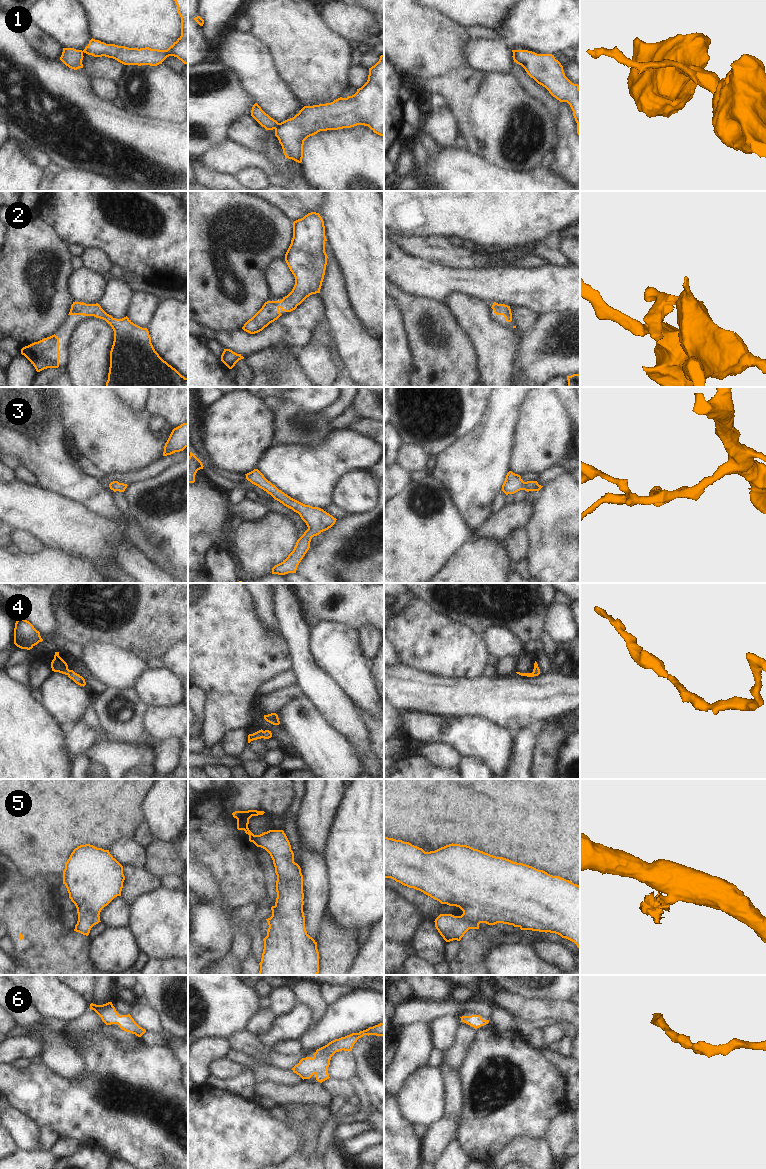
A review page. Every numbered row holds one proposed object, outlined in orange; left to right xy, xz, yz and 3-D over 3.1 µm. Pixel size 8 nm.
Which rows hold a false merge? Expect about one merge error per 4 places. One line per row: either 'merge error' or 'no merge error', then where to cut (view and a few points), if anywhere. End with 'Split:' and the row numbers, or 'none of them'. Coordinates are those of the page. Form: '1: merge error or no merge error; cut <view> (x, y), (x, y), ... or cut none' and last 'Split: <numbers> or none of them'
1: merge error; cut xz (279, 123), (274, 128)
2: no merge error; cut none
3: no merge error; cut none
4: no merge error; cut none
5: no merge error; cut none
6: no merge error; cut none
Split: 1

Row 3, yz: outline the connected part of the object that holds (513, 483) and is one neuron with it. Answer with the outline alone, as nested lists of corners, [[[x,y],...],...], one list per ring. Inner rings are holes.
[[[509,471],[506,475],[505,481],[502,485],[502,491],[508,494],[514,494],[520,490],[539,491],[543,486],[539,485],[537,481],[524,482],[521,476]]]

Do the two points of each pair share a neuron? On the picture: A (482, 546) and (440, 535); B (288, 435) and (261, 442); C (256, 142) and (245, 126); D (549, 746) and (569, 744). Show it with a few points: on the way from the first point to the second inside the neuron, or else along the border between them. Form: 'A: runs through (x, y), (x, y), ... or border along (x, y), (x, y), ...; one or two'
A: border along (472, 531), (450, 560); two
B: border along (273, 414), (274, 438); two
C: runs through (254, 138), (246, 130); one
D: border along (569, 731), (559, 744), (555, 768); two

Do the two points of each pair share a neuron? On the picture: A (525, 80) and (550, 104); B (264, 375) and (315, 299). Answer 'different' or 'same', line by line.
A: same
B: different

